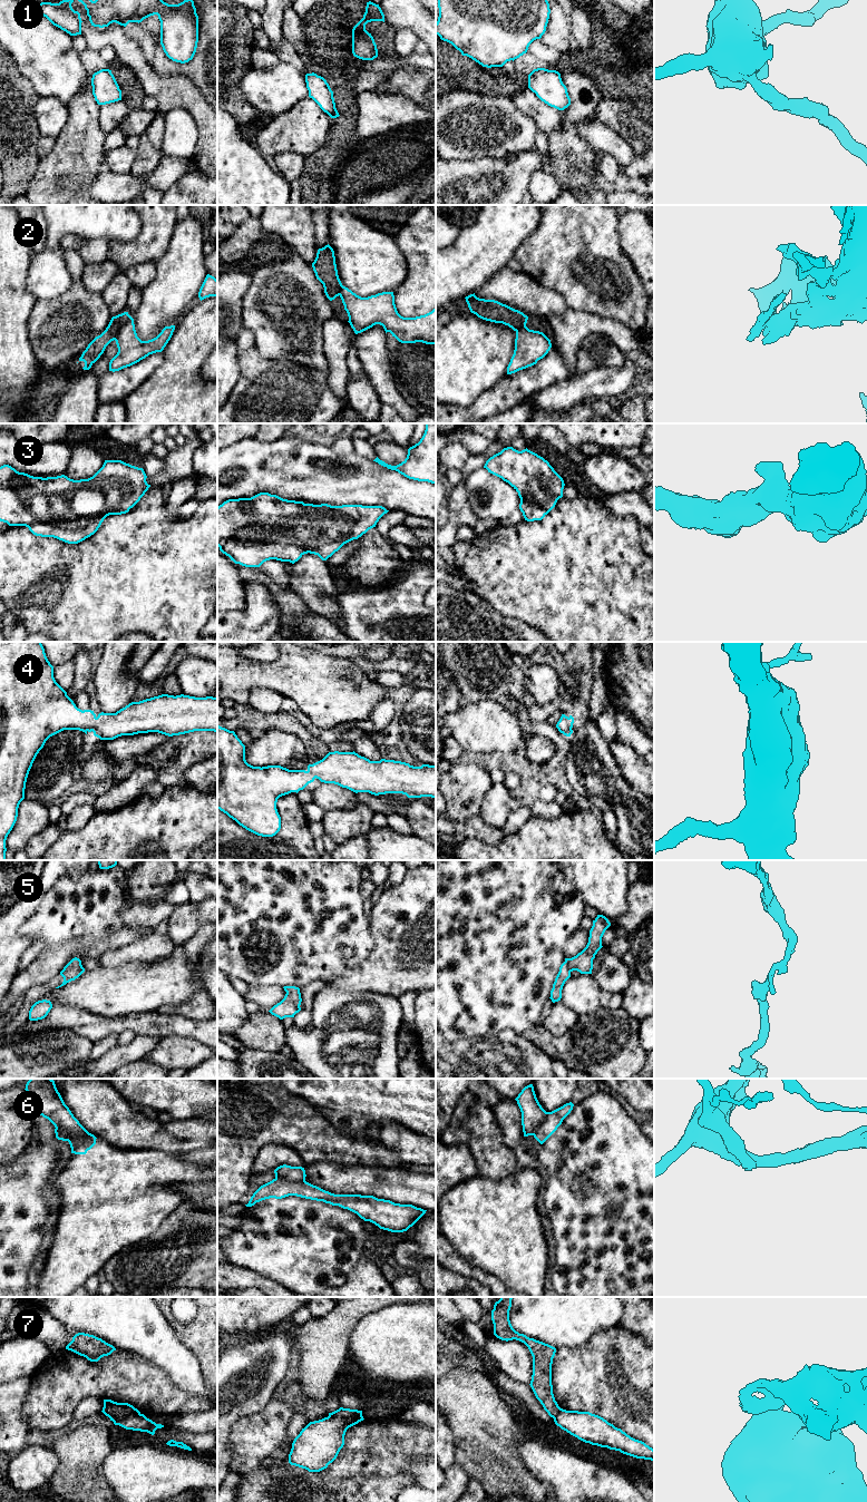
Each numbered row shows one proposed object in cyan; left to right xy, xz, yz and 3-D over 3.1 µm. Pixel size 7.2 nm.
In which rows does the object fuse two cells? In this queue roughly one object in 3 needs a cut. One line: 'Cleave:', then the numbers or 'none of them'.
Cleave: 2, 6, 7

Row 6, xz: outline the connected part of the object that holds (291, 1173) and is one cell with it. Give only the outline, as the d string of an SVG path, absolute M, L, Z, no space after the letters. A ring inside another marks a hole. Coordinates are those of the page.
M280 1165L274 1170L275 1178L300 1182L305 1180L305 1170L302 1167Z

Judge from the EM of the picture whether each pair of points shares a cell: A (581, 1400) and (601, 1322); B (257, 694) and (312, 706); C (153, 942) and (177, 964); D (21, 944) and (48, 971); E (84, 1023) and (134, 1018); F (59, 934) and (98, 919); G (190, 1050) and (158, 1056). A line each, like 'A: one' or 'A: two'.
A: two
B: two
C: two
D: two
E: one
F: one
G: one

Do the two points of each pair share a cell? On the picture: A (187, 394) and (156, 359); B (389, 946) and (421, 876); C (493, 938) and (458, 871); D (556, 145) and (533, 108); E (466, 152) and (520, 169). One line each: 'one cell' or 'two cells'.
A: two cells
B: one cell
C: one cell
D: two cells
E: two cells

